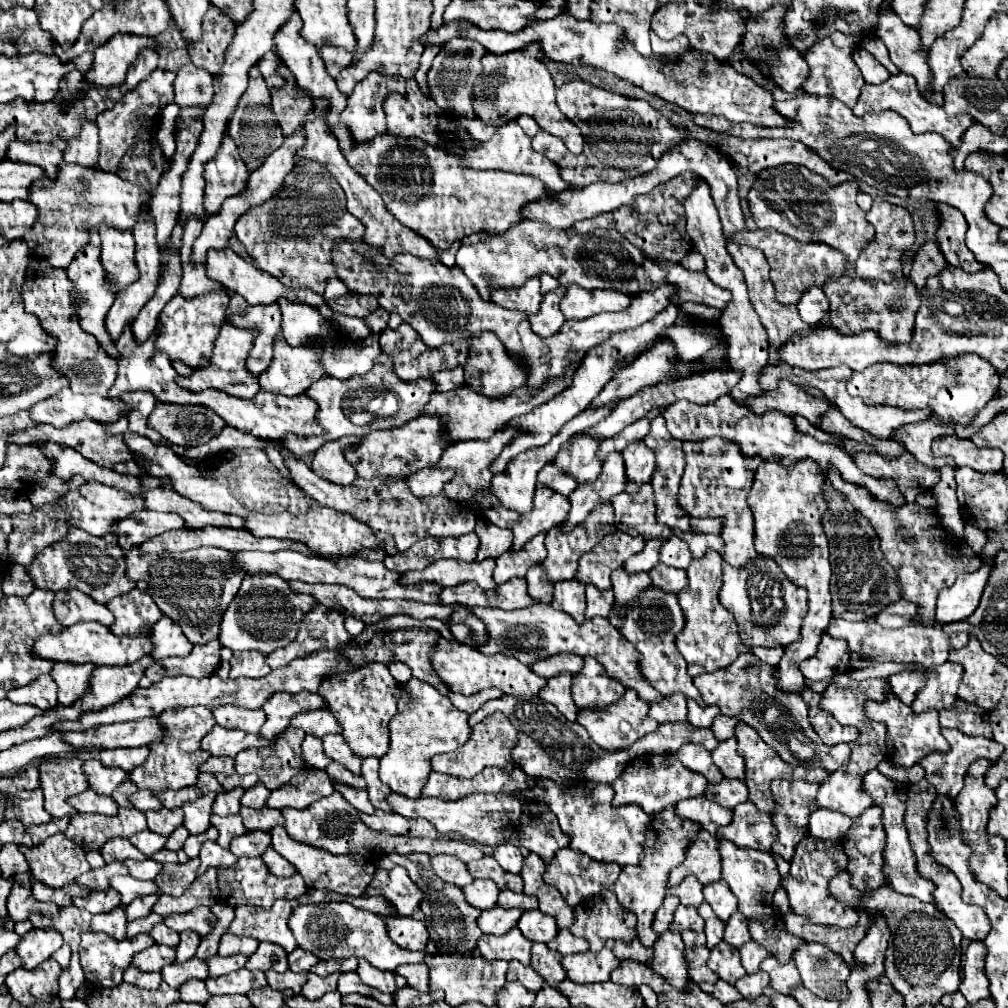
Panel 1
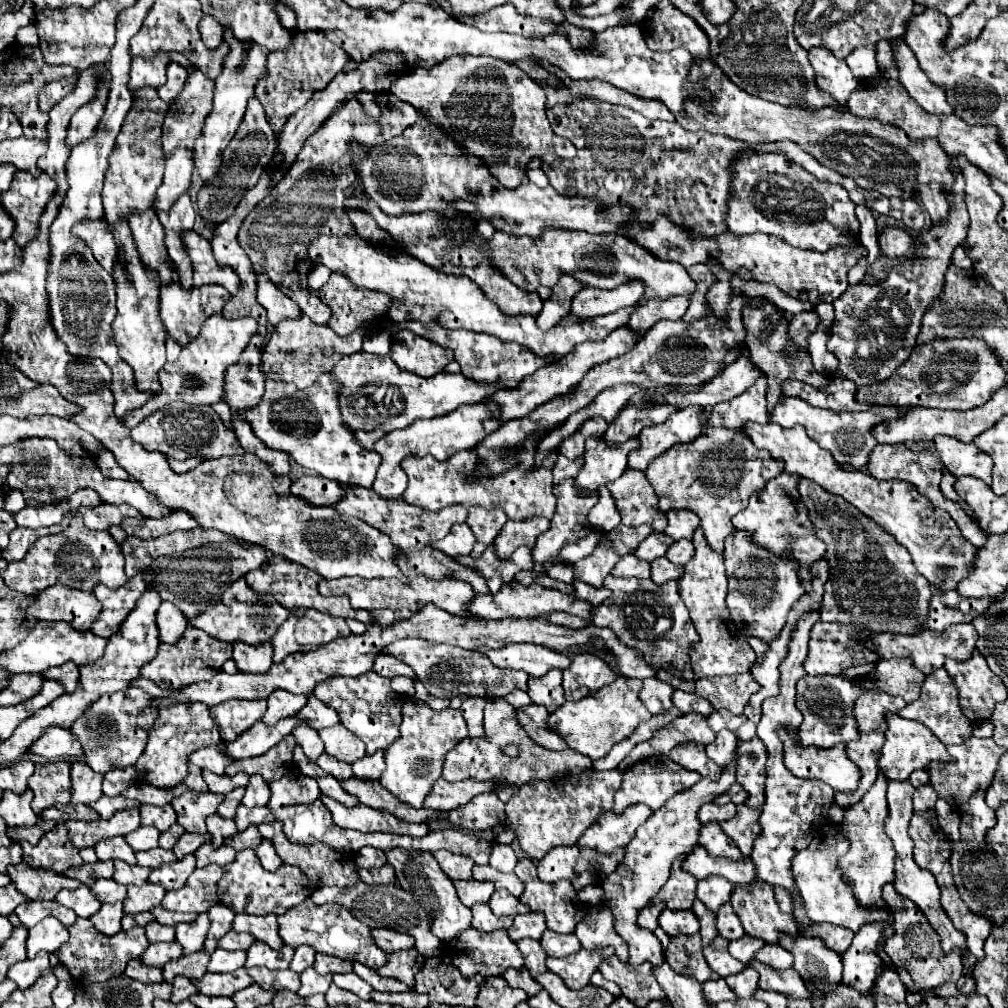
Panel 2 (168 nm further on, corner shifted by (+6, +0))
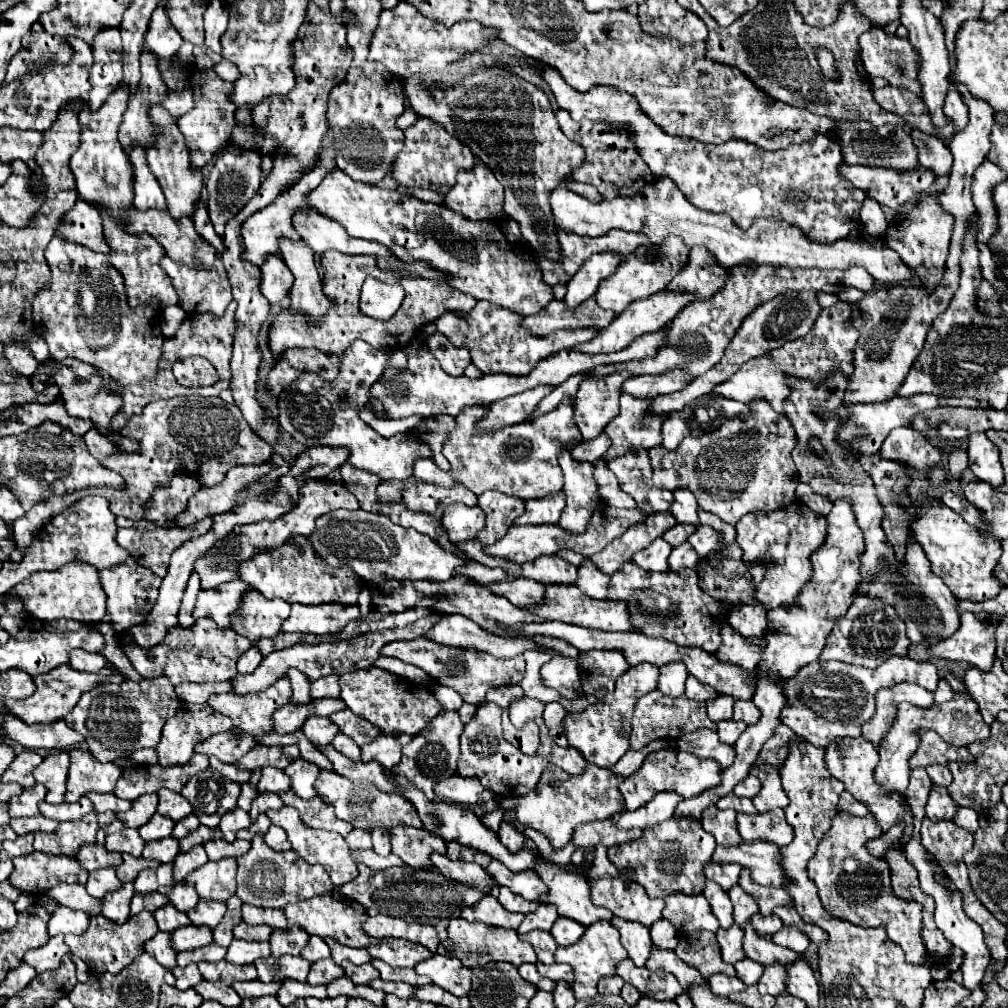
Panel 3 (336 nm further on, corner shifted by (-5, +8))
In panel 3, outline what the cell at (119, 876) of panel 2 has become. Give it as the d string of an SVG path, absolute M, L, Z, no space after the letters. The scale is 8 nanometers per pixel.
M123 854L123 864L117 866L117 876L121 882L133 882L141 870L157 868L157 866L159 866L159 862L145 860L145 858L133 858L129 854Z

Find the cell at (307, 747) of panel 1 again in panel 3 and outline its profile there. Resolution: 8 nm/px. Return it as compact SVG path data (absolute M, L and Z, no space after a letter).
M309 716L307 722L303 724L303 732L305 736L319 744L319 746L329 746L331 740L335 738L335 734L339 732L337 726L329 720L329 718L323 718L323 716Z

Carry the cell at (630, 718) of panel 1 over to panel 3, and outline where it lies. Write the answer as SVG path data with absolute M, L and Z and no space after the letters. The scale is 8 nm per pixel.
M641 664L629 668L619 680L613 692L605 694L605 698L587 706L583 712L567 712L565 722L561 722L561 730L569 740L569 746L577 748L587 762L593 762L601 768L613 768L617 760L629 750L629 734L631 734L631 718L637 704L637 698L653 692L657 688L659 668L653 664Z

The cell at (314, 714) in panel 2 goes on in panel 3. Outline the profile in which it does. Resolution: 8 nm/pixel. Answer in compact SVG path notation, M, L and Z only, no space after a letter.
M337 676L329 678L319 678L317 682L311 684L311 698L339 698L339 684Z

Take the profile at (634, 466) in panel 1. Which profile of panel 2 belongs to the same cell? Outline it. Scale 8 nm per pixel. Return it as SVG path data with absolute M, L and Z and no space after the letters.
M690 406L690 408L678 410L672 416L668 416L664 424L644 428L638 436L640 448L634 450L628 458L628 468L646 470L646 466L654 458L658 458L672 446L692 442L702 432L704 422L700 418L700 410L702 408L698 406Z

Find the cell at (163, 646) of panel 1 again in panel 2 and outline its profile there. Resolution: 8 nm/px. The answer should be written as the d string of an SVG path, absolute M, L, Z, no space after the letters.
M162 602L158 610L158 628L160 628L160 642L174 642L186 630L188 620L182 610L178 610L172 602Z

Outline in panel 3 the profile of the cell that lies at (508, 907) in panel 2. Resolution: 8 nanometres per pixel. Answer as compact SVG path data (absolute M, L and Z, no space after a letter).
M507 886L499 888L499 902L509 910L509 912L521 912L521 914L529 914L533 910L537 910L539 902L529 902L525 898L521 898L519 894L513 894Z

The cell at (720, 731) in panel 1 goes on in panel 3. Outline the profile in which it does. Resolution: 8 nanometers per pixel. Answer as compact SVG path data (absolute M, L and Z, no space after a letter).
M737 700L735 702L735 712L733 712L733 720L741 720L745 724L755 724L759 720L761 712L757 710L757 706L751 700Z

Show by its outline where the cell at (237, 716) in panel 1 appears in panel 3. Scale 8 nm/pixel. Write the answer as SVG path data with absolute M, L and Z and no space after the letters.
M283 676L275 684L271 684L263 692L253 694L213 694L207 702L213 710L229 716L235 728L243 730L245 734L253 734L253 738L271 732L273 722L271 714L289 702L291 686L289 678Z

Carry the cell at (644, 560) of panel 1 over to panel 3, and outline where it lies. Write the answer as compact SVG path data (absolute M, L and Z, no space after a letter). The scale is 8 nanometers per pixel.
M675 524L673 528L669 528L669 530L663 534L663 538L665 538L665 542L669 542L671 546L679 546L679 544L683 544L693 532L695 532L695 526L693 526L693 524Z

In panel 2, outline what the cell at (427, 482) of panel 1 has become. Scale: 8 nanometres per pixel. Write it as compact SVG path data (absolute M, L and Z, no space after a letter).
M532 434L522 444L522 450L516 454L516 464L502 474L492 474L490 478L476 480L474 470L478 468L480 460L474 450L462 450L450 456L446 462L438 462L430 456L426 458L404 458L402 470L408 474L408 488L404 492L406 502L414 502L414 506L422 506L428 510L438 510L450 504L462 504L466 508L470 506L482 506L482 508L502 508L506 510L508 518L532 518L532 516L544 516L552 518L556 508L556 498L552 494L552 466L558 458L558 448L550 452L542 464L536 468L534 454L538 450L538 442L541 437Z

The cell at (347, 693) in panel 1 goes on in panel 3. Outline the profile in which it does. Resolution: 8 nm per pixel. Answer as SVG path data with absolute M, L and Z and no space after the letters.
M371 666L369 670L355 670L353 674L341 674L339 686L341 700L347 704L347 708L365 718L367 722L373 722L373 726L377 726L383 734L419 734L427 726L427 722L441 712L441 704L435 700L429 688L409 684L407 692L405 684L395 674L377 666Z

